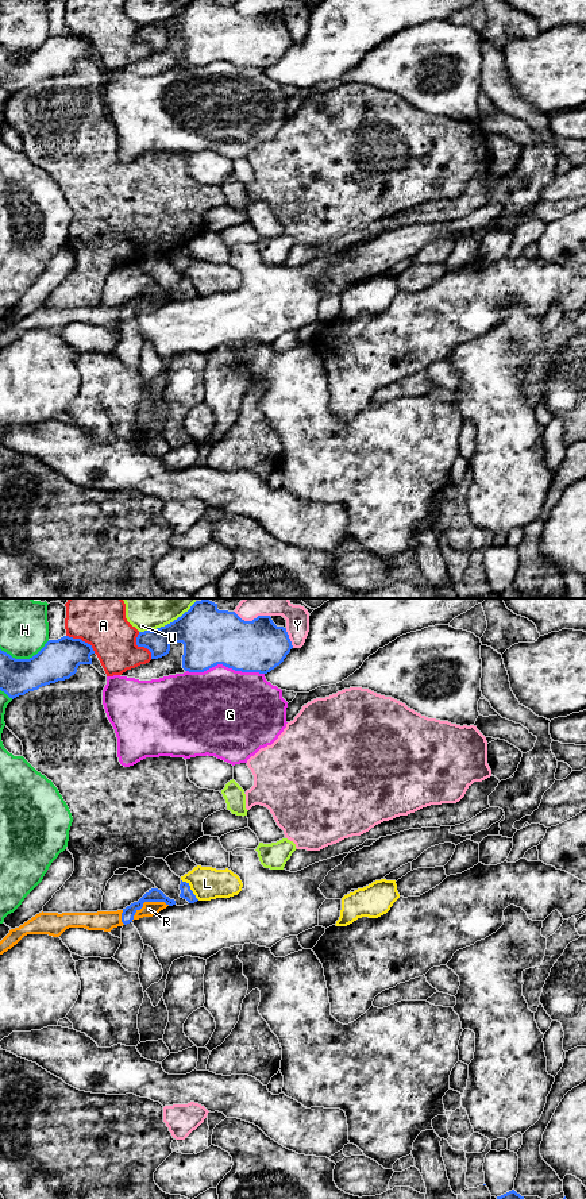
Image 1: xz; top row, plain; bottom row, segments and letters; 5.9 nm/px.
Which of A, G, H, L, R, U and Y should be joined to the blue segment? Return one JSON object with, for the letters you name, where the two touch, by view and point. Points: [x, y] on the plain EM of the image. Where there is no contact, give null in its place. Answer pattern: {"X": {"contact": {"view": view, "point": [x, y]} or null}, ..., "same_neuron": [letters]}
{"R": {"contact": {"view": "xz", "point": [147, 296]}}, "same_neuron": ["R"]}

